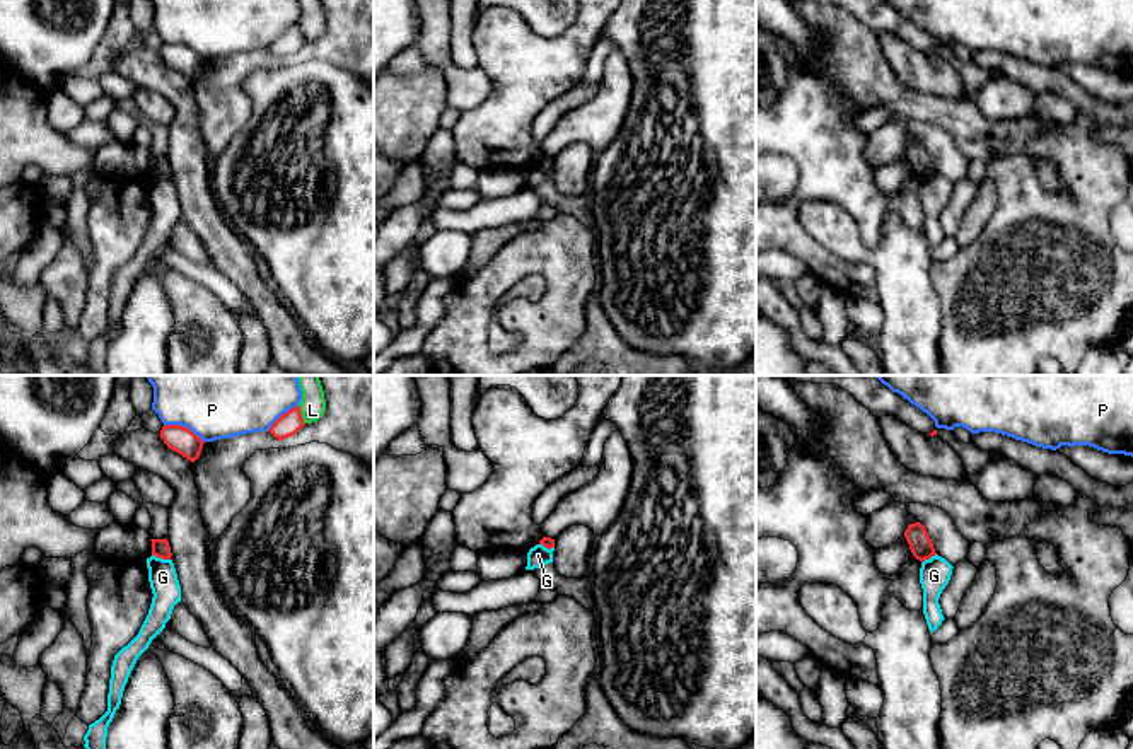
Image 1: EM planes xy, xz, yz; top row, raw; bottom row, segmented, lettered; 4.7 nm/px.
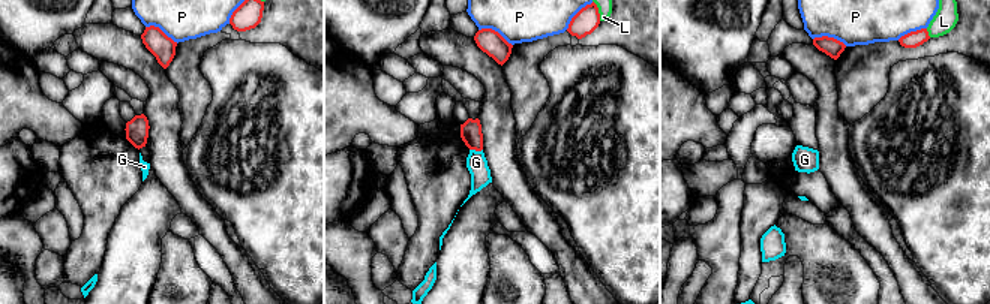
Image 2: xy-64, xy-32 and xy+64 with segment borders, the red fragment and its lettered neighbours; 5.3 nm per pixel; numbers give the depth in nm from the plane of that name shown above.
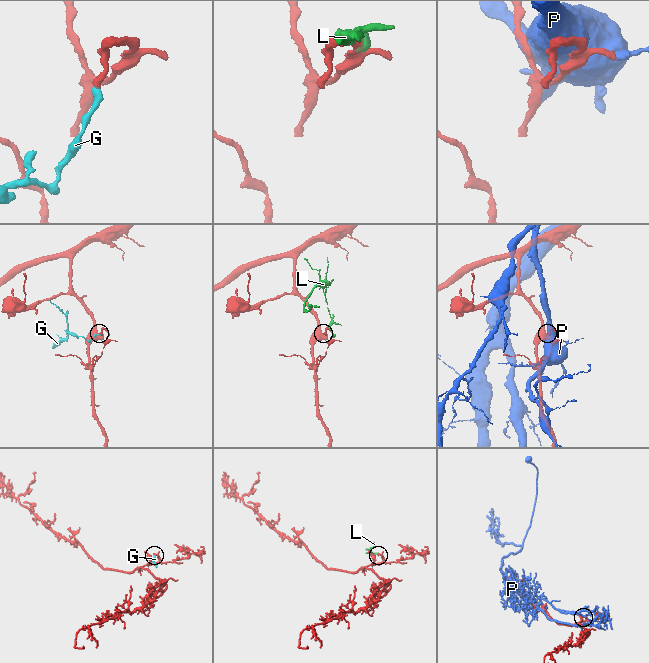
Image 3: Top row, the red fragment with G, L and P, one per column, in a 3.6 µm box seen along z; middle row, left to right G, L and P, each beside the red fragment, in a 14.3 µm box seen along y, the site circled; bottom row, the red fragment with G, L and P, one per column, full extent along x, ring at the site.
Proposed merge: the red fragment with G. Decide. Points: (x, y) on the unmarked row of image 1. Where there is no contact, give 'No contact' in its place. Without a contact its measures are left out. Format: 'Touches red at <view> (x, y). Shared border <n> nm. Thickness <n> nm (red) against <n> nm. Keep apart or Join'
Touches red at xy (161, 174). Shared border 90 nm. Thickness 90 nm (red) against 140 nm. Keep apart

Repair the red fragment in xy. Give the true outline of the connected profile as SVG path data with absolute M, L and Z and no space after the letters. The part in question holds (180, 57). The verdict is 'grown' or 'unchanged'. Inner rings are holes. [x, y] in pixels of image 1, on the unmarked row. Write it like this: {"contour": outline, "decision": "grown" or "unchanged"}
{"contour": "M166 43L162 44L159 53L171 68L181 72L191 80L195 80L200 75L205 61L189 46L181 43Z", "decision": "unchanged"}

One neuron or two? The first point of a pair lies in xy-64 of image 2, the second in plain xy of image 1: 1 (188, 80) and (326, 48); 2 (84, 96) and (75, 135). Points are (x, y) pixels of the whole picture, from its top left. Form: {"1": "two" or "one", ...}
{"1": "one", "2": "one"}

